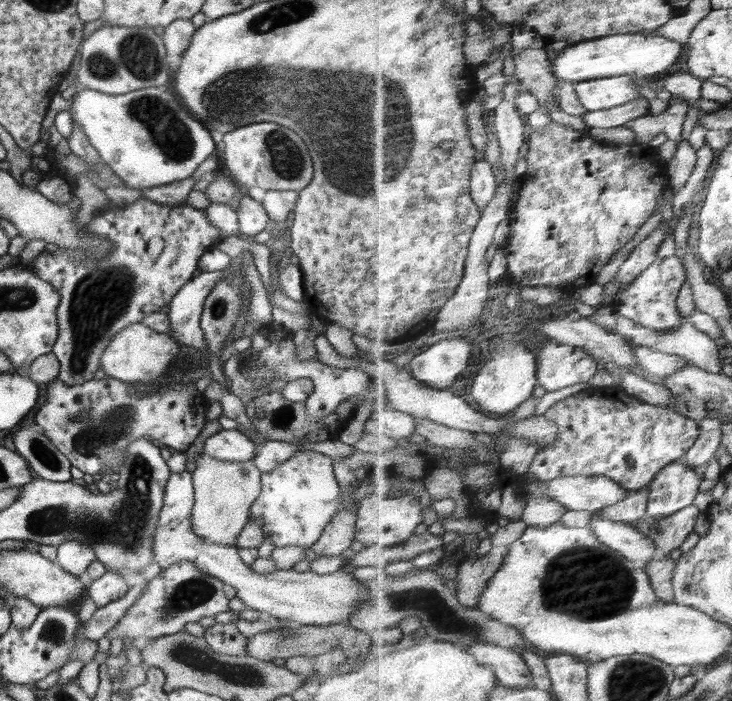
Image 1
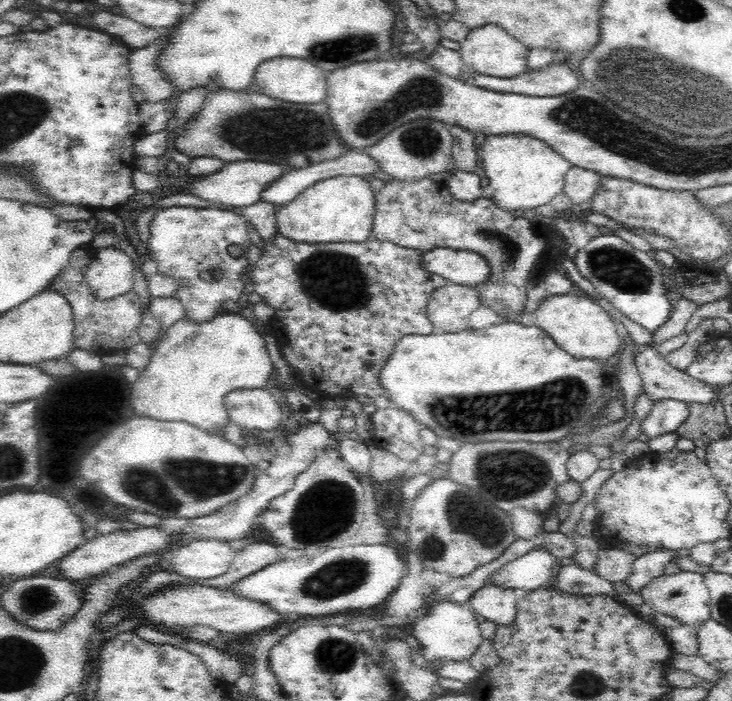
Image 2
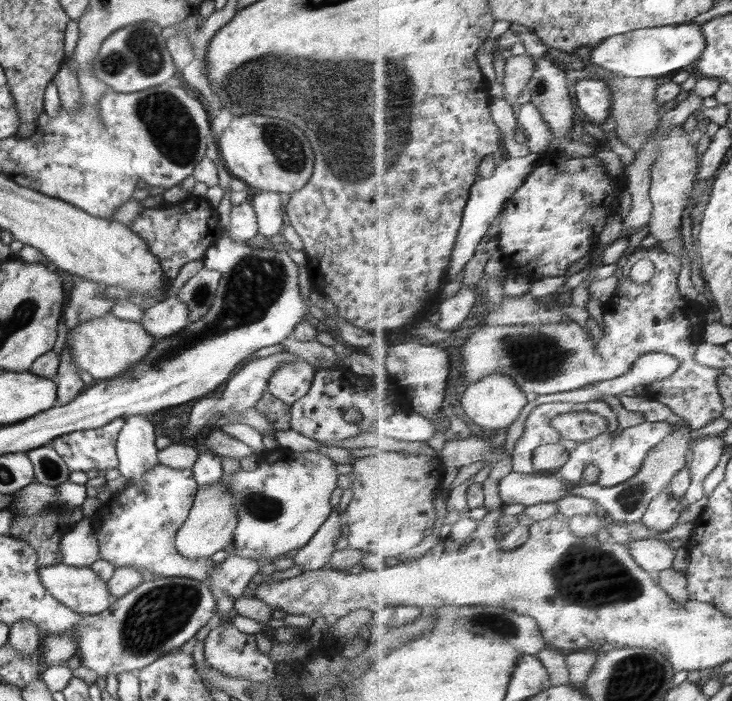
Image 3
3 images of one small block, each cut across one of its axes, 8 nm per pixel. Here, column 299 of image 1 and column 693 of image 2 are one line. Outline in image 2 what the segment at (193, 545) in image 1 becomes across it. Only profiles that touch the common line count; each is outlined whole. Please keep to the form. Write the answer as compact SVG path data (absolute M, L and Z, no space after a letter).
M682 571L658 576L642 588L641 595L643 602L649 604L655 614L673 617L684 625L699 625L711 619L711 596L702 573Z

